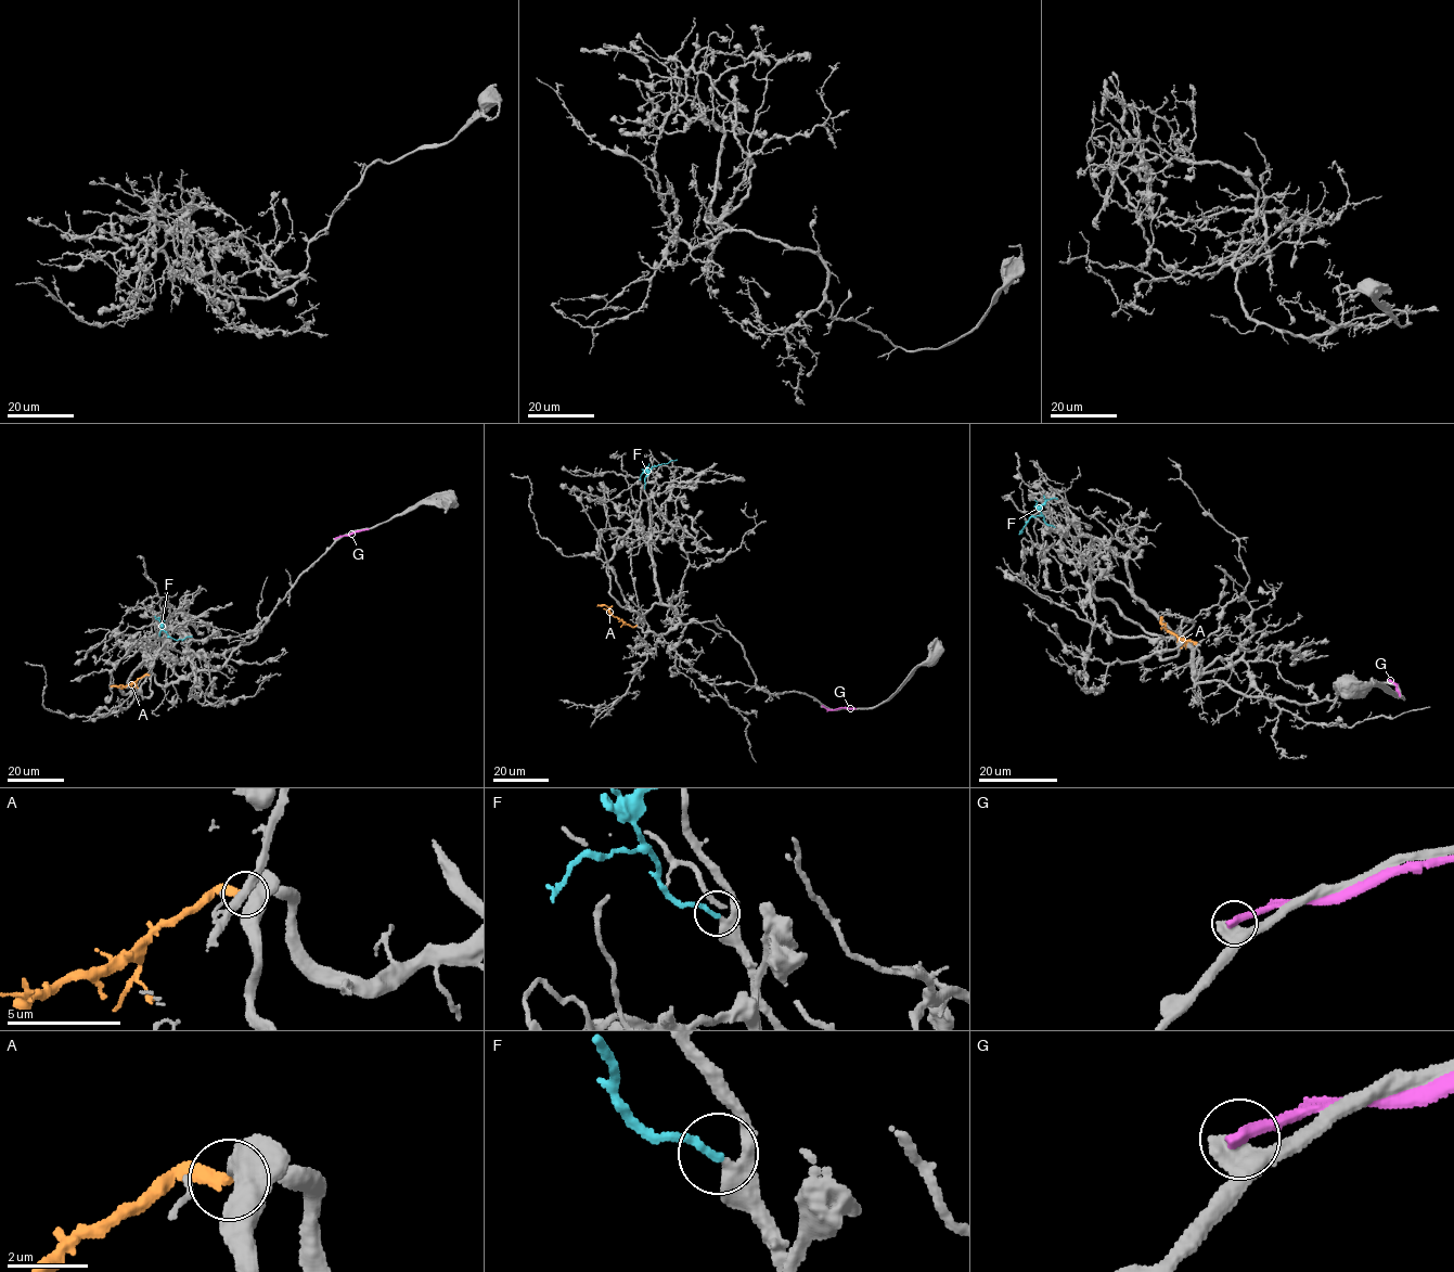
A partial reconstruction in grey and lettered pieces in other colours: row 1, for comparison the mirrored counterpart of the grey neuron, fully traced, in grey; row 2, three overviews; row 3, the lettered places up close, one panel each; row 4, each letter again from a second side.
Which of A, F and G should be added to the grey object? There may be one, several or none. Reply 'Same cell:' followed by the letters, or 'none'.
Same cell: F

